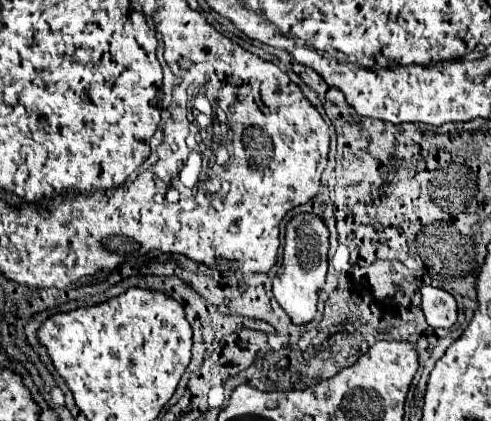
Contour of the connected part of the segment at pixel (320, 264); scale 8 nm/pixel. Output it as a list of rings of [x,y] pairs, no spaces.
[[[305,217],[303,223],[293,219],[287,225],[285,233],[285,259],[281,273],[273,279],[273,295],[277,303],[291,317],[293,325],[305,325],[315,319],[319,291],[325,285],[327,275],[327,249],[329,249],[329,231],[319,217]]]

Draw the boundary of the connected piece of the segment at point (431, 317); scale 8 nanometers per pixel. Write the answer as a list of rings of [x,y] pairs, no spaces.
[[[423,287],[423,313],[431,327],[451,327],[457,321],[457,303],[455,297],[443,289],[435,287]]]

